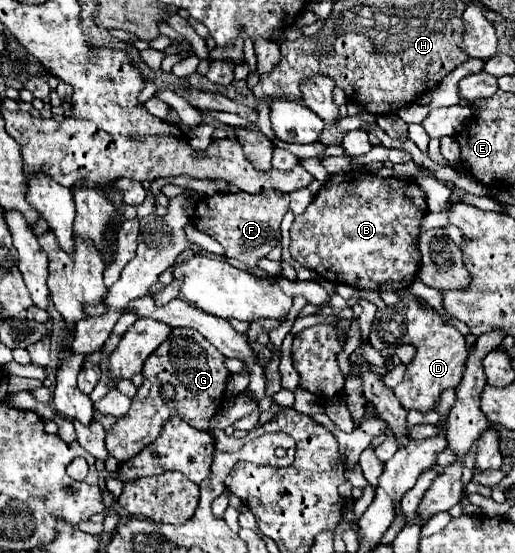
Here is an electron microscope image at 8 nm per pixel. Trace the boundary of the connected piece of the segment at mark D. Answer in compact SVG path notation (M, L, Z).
M422 311L420 317L412 317L412 325L418 325L418 339L416 339L416 357L410 361L406 369L404 381L394 387L394 395L406 411L434 411L440 401L442 391L452 389L462 379L466 369L466 339L460 331L446 325L438 313Z

